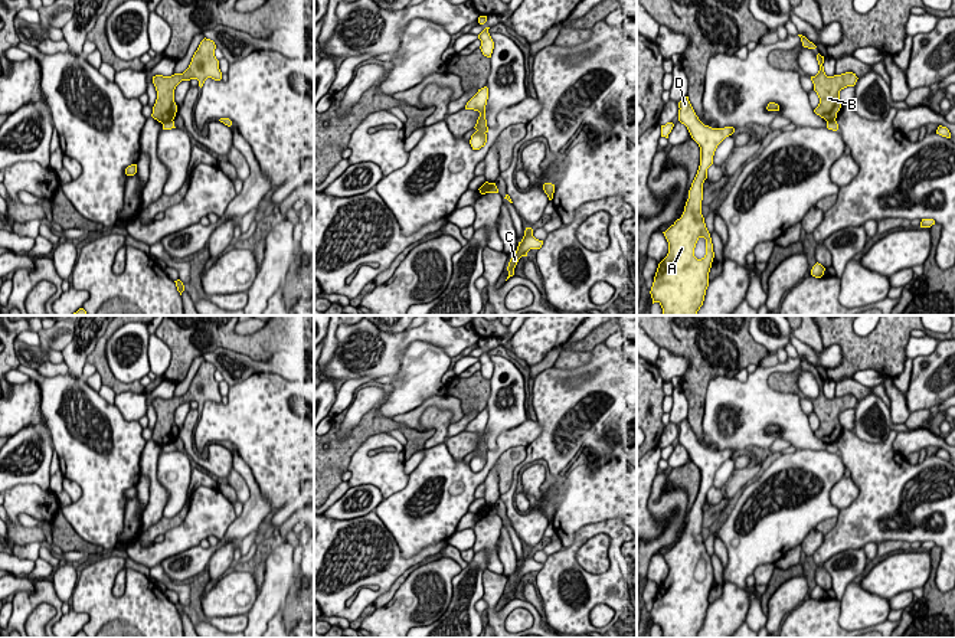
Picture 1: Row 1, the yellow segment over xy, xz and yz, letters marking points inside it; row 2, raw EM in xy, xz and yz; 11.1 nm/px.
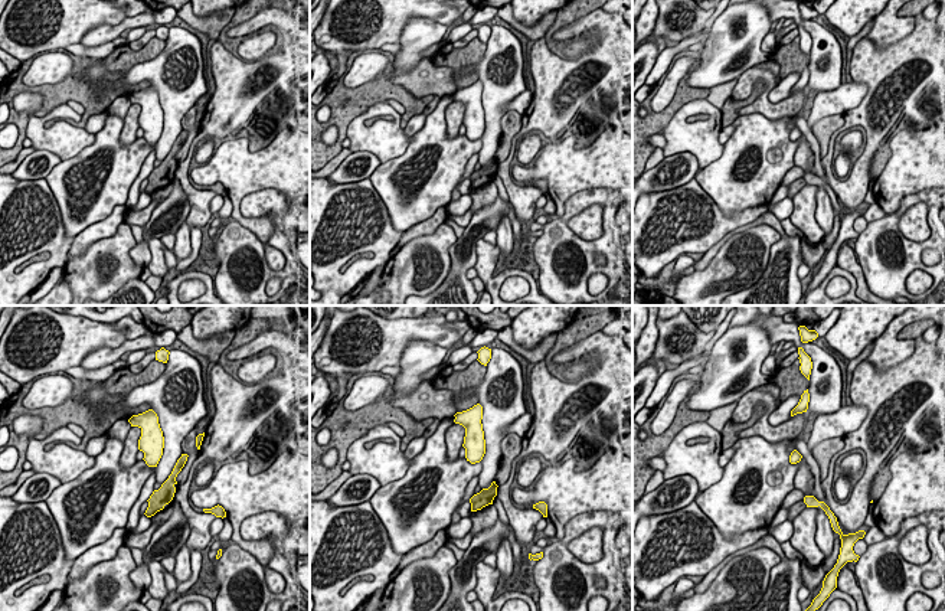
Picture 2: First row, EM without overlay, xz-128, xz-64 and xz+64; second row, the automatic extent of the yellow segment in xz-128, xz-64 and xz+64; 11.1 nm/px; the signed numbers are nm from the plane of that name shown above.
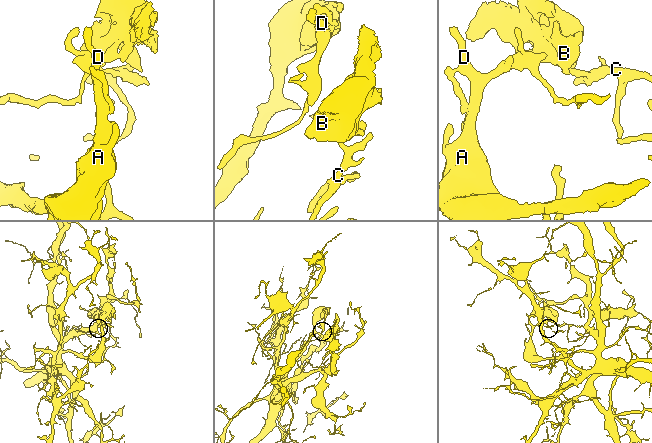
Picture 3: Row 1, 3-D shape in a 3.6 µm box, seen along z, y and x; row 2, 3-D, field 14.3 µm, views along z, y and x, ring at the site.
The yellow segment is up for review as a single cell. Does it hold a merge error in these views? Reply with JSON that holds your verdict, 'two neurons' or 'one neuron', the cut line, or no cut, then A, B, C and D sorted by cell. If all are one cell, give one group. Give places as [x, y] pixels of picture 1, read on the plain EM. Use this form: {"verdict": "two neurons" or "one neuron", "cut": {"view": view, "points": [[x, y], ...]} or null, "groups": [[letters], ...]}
{"verdict": "two neurons", "cut": {"view": "xy", "points": [[172, 442], [162, 445]]}, "groups": [["A", "C", "D"], ["B"]]}

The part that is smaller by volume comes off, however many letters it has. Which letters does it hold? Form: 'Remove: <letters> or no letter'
Remove: B

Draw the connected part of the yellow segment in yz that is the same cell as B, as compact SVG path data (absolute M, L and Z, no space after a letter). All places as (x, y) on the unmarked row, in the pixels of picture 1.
M818 376L817 383L820 393L815 399L811 399L811 403L814 406L814 413L820 421L820 426L814 435L825 444L833 444L837 441L837 435L841 431L840 413L847 409L854 409L858 400L853 395L827 399L822 389L824 379Z

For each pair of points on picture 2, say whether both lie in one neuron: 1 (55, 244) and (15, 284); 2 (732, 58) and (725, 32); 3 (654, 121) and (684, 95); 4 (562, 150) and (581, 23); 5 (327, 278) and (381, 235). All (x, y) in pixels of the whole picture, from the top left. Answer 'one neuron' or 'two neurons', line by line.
1: one neuron
2: one neuron
3: one neuron
4: two neurons
5: one neuron

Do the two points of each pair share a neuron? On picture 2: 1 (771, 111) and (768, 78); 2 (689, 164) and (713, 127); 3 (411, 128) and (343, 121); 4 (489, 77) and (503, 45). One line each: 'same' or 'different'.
1: same
2: different
3: different
4: same

